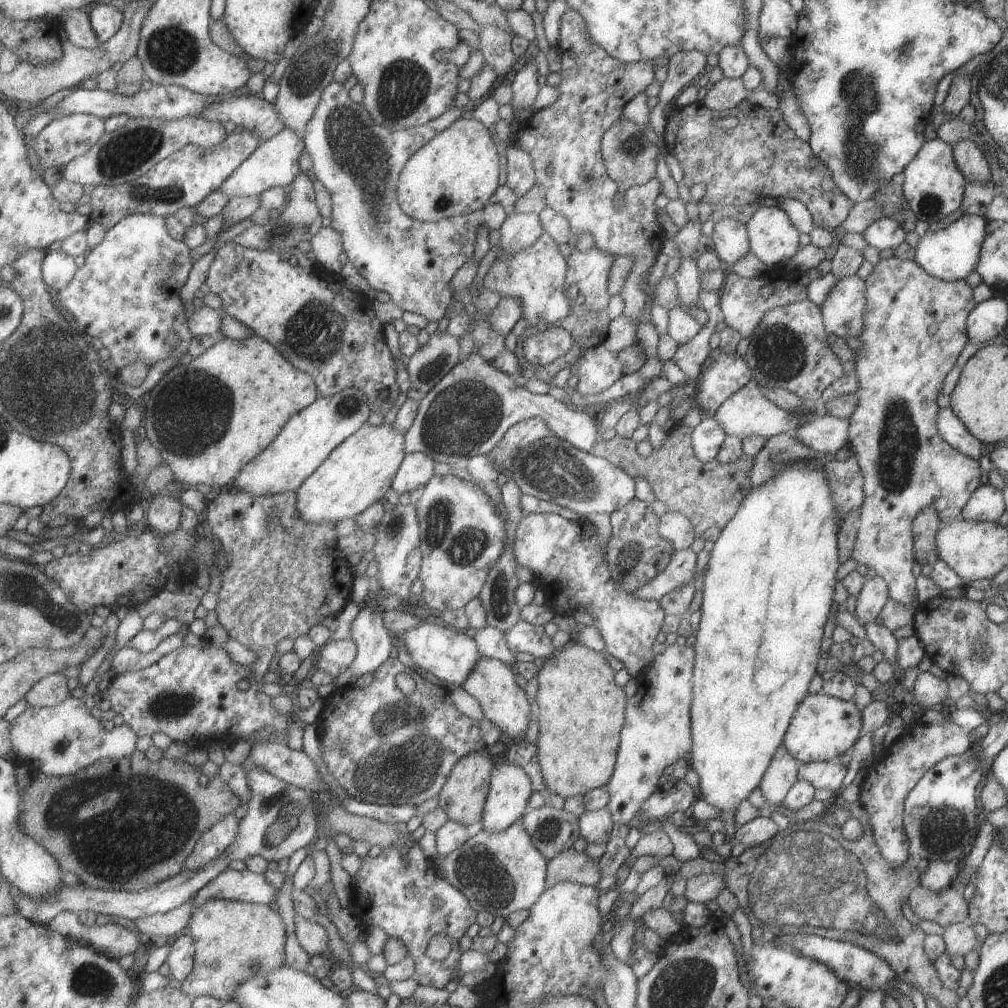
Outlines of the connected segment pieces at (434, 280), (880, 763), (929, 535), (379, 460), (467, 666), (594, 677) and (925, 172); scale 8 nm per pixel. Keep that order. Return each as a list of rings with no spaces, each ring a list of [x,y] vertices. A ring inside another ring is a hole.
[[[334,81],[332,84],[329,84],[323,92],[323,97],[321,98],[321,103],[317,106],[309,126],[307,126],[307,134],[305,134],[305,143],[306,143],[306,152],[310,154],[313,163],[314,163],[314,173],[320,182],[325,184],[327,190],[333,198],[333,216],[331,216],[331,227],[337,230],[341,236],[343,236],[344,251],[348,255],[348,260],[361,272],[361,276],[365,276],[369,280],[369,284],[377,290],[377,292],[384,292],[390,295],[391,300],[401,308],[403,311],[410,311],[411,313],[419,314],[427,320],[427,322],[439,322],[445,313],[447,308],[450,308],[451,300],[453,300],[453,293],[455,292],[454,288],[454,278],[455,274],[458,274],[459,270],[462,269],[464,265],[467,265],[467,262],[471,261],[471,258],[475,256],[475,244],[477,244],[477,238],[479,238],[479,232],[481,232],[481,226],[485,226],[485,220],[483,220],[483,209],[478,212],[473,212],[469,215],[459,215],[458,217],[452,217],[449,219],[441,220],[440,222],[426,222],[419,221],[418,219],[412,218],[410,215],[407,215],[401,204],[399,204],[399,180],[403,170],[406,169],[407,162],[411,161],[411,158],[419,150],[423,149],[423,146],[426,146],[437,134],[443,133],[443,130],[449,128],[453,125],[453,122],[459,121],[461,118],[472,116],[472,113],[467,110],[467,108],[457,108],[452,107],[446,114],[443,114],[442,117],[437,118],[427,125],[414,127],[408,130],[399,130],[393,131],[385,126],[375,123],[375,120],[371,117],[371,114],[367,111],[367,108],[364,106],[363,102],[357,104],[351,100],[349,96],[349,90],[340,84],[339,82]]]
[[[953,722],[943,724],[910,724],[890,746],[884,748],[881,757],[865,769],[859,783],[859,802],[867,812],[868,825],[883,860],[899,870],[908,858],[908,839],[902,826],[904,801],[911,788],[939,760],[947,756],[959,755],[970,746],[967,732]]]
[[[923,506],[911,522],[914,560],[919,565],[933,565],[939,558],[935,552],[935,534],[942,522],[933,506]]]
[[[367,422],[361,430],[347,438],[347,441],[344,441],[299,488],[297,492],[299,496],[298,508],[303,520],[311,522],[311,524],[323,524],[323,522],[335,522],[336,524],[348,518],[355,519],[358,514],[365,512],[373,504],[379,503],[379,500],[383,496],[385,497],[387,490],[394,486],[395,476],[399,473],[408,456],[405,436],[405,432],[395,428],[395,422],[390,425],[381,424],[379,426],[371,426]]]
[[[423,621],[416,628],[405,631],[402,639],[416,665],[432,673],[450,688],[462,687],[467,682],[467,678],[471,678],[471,674],[478,669],[479,662],[483,658],[475,638],[441,621],[436,621],[434,624]]]
[[[571,641],[546,660],[538,673],[536,709],[540,735],[537,746],[550,793],[567,800],[590,793],[610,781],[625,725],[625,700],[628,698],[613,682],[613,670],[601,653]]]
[[[939,138],[923,142],[919,152],[903,168],[903,196],[916,221],[938,222],[957,210],[963,204],[965,178],[957,169],[952,156],[951,145]]]

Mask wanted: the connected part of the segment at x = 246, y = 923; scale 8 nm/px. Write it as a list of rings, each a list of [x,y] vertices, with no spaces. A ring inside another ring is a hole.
[[[211,898],[203,906],[197,906],[189,928],[196,946],[194,970],[183,982],[176,983],[189,996],[211,996],[223,1000],[223,1003],[233,1001],[241,982],[247,982],[257,974],[267,974],[267,970],[275,970],[285,964],[285,922],[283,916],[269,904]]]

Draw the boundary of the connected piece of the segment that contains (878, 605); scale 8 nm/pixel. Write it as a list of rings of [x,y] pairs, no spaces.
[[[878,576],[865,578],[856,596],[854,617],[860,625],[874,622],[888,600],[886,583]]]

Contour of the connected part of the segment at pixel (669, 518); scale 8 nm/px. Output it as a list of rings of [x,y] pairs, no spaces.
[[[668,511],[659,516],[657,532],[661,538],[671,544],[674,551],[688,548],[695,540],[695,532],[689,518],[679,512]]]

